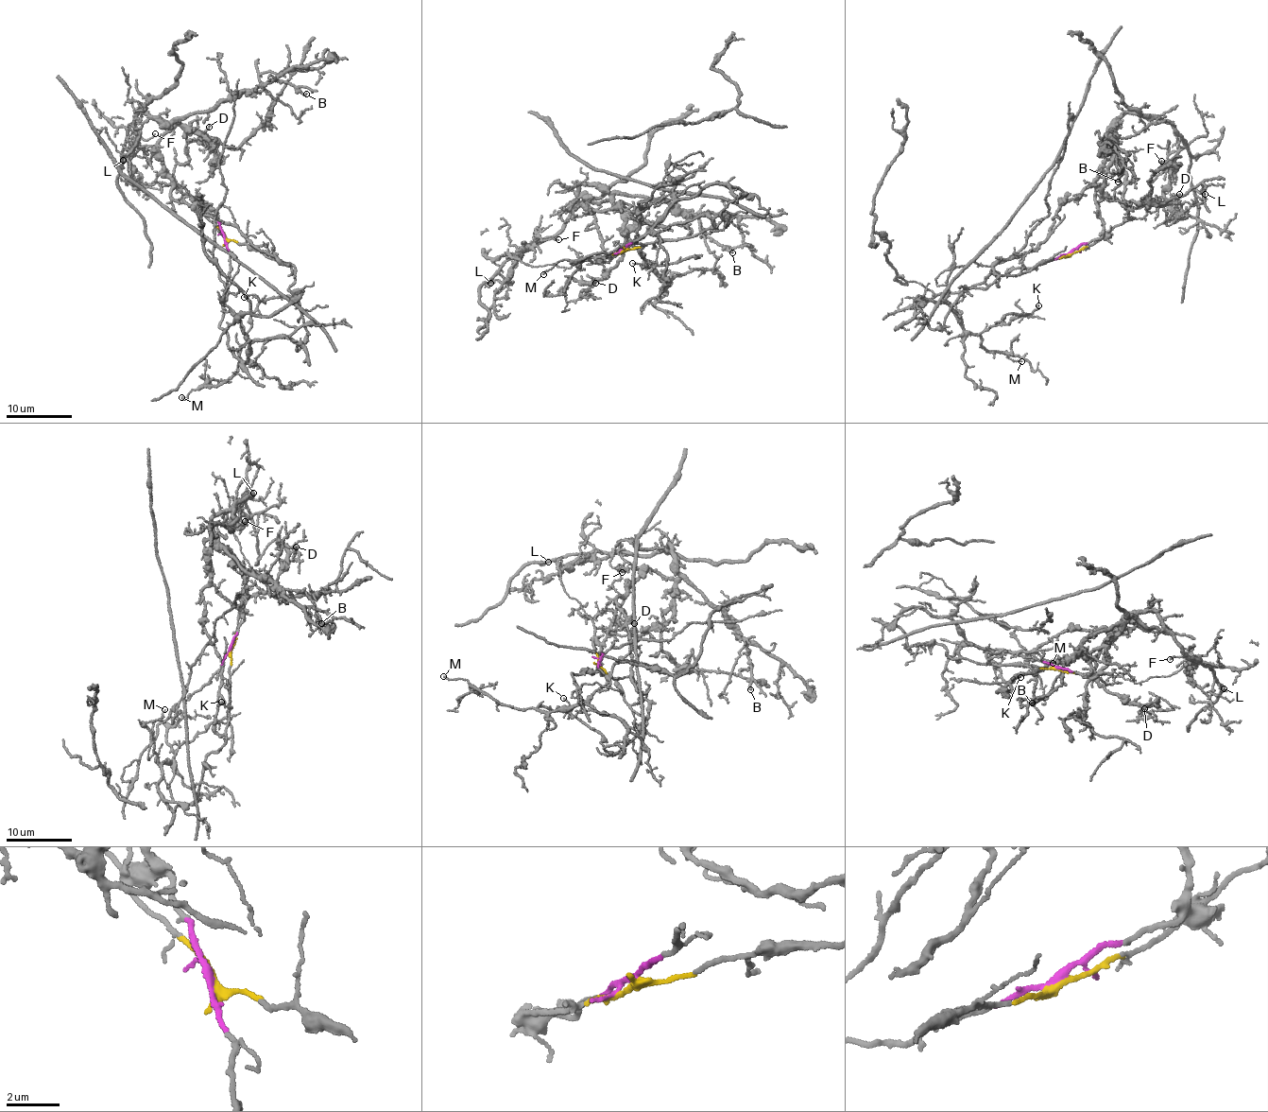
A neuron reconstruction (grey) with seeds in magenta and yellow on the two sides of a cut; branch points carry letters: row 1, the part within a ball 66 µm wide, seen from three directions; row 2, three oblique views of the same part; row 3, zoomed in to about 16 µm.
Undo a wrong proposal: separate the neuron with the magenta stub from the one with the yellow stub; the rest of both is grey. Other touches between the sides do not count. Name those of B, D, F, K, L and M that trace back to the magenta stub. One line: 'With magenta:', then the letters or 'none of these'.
With magenta: B, D, F, L

